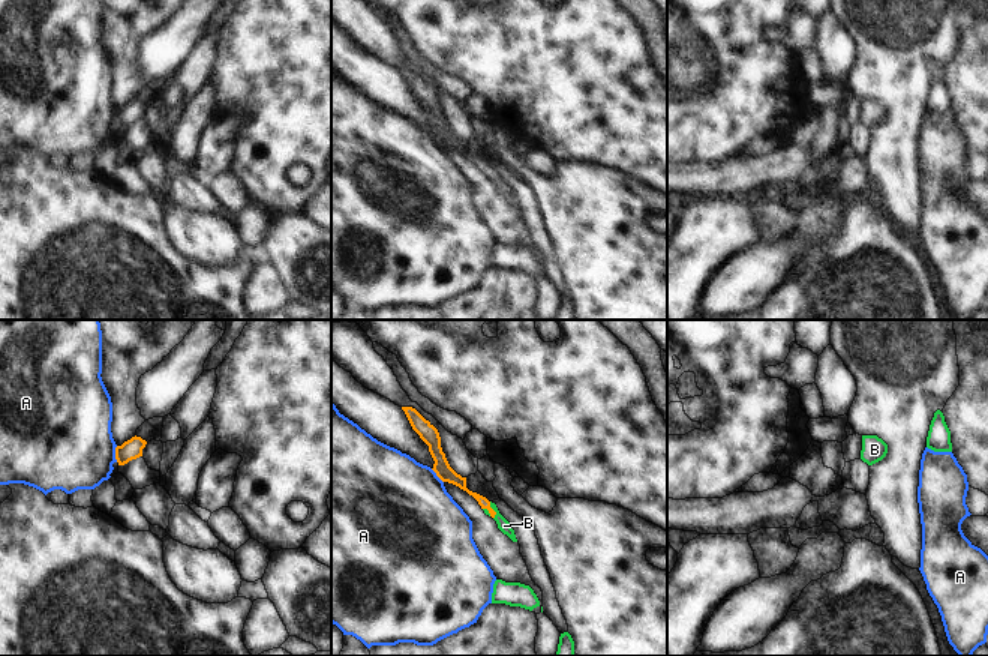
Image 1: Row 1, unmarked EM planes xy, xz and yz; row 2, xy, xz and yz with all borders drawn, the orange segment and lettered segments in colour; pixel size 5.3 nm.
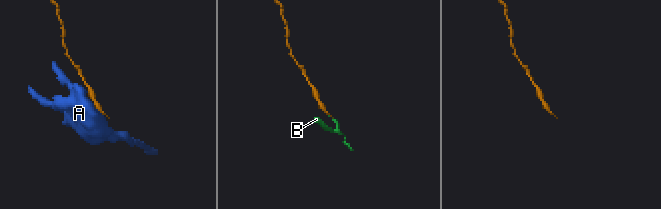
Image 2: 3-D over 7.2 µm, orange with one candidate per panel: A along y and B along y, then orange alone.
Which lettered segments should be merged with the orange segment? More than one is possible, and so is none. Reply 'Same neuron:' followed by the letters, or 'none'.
Same neuron: B

